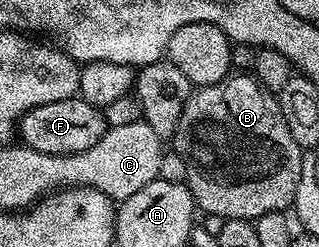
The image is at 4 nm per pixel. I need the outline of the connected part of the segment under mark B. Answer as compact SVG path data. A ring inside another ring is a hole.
M236 71L231 75L222 78L213 85L201 85L193 88L192 94L188 97L188 102L184 105L182 115L178 119L176 136L174 138L174 152L186 163L186 184L192 192L192 199L197 210L205 209L208 213L213 213L219 219L242 219L252 221L253 219L266 215L267 212L284 211L293 204L295 199L295 188L298 186L299 173L302 171L302 150L294 135L290 135L290 127L286 127L286 119L280 110L280 103L275 92L269 91L256 80L255 76L244 71Z

